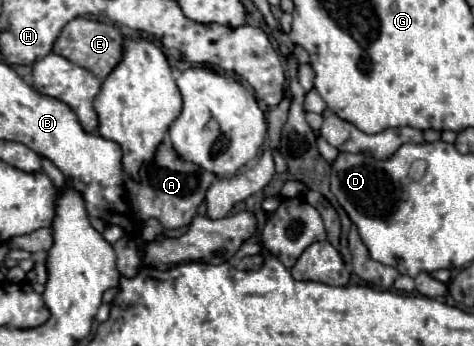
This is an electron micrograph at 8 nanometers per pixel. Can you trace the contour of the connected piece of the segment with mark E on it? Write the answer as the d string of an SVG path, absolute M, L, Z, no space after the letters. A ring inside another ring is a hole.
M75 18L61 30L59 38L55 40L53 52L61 54L67 60L71 60L73 64L93 72L99 80L105 80L109 76L109 72L123 58L123 42L125 42L125 38L123 38L123 34L121 34L121 30L117 26L95 22L95 20L87 20L87 18Z

